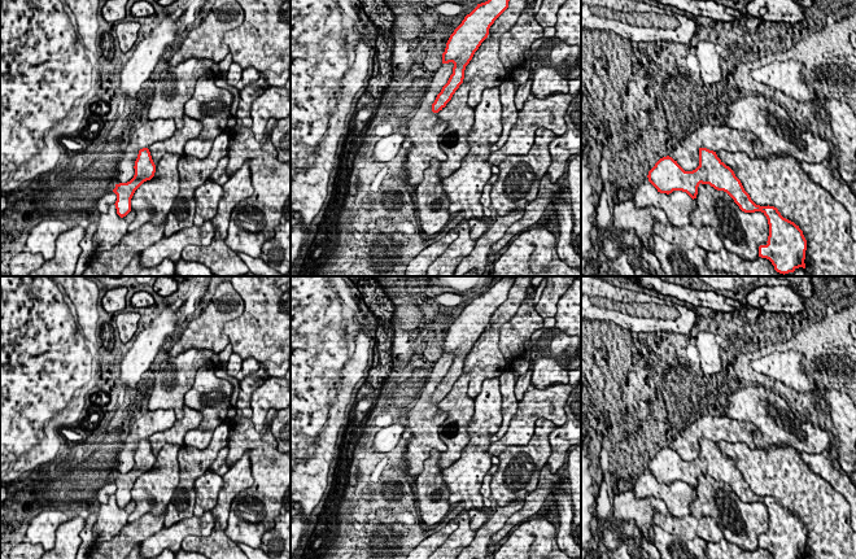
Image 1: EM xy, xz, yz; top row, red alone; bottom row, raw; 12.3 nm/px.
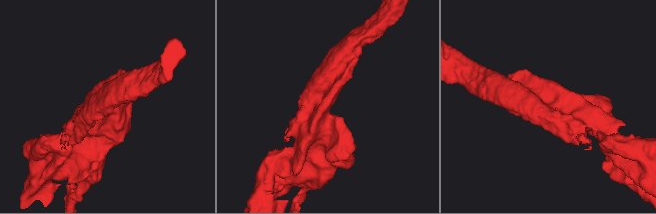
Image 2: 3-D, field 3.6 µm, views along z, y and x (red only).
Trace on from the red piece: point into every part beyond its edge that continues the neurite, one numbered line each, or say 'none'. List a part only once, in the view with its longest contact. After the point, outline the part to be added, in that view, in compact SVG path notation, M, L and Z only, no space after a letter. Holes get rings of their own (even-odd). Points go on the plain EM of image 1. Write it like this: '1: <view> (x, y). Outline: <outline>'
none

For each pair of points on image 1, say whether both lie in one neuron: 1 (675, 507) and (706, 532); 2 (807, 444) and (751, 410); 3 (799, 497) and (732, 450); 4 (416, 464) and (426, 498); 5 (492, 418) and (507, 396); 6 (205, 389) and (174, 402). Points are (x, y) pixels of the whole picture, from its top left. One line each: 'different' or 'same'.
1: different
2: same
3: same
4: different
5: different
6: different

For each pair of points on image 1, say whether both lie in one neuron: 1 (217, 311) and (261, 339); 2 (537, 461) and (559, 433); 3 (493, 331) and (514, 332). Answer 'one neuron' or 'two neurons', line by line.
1: two neurons
2: two neurons
3: two neurons

